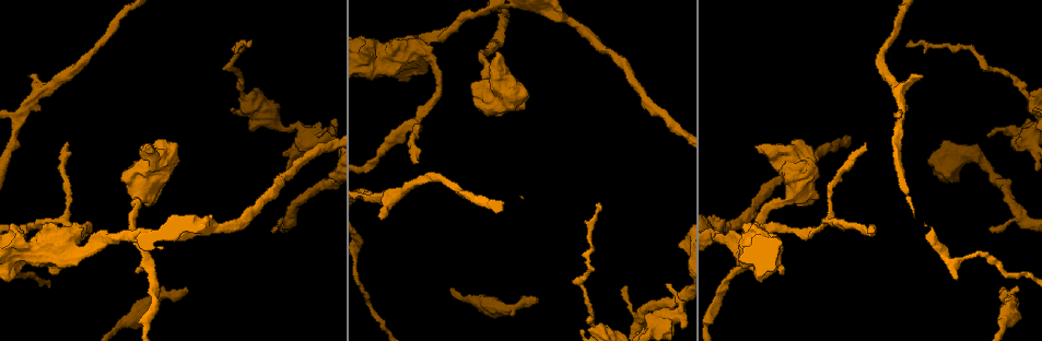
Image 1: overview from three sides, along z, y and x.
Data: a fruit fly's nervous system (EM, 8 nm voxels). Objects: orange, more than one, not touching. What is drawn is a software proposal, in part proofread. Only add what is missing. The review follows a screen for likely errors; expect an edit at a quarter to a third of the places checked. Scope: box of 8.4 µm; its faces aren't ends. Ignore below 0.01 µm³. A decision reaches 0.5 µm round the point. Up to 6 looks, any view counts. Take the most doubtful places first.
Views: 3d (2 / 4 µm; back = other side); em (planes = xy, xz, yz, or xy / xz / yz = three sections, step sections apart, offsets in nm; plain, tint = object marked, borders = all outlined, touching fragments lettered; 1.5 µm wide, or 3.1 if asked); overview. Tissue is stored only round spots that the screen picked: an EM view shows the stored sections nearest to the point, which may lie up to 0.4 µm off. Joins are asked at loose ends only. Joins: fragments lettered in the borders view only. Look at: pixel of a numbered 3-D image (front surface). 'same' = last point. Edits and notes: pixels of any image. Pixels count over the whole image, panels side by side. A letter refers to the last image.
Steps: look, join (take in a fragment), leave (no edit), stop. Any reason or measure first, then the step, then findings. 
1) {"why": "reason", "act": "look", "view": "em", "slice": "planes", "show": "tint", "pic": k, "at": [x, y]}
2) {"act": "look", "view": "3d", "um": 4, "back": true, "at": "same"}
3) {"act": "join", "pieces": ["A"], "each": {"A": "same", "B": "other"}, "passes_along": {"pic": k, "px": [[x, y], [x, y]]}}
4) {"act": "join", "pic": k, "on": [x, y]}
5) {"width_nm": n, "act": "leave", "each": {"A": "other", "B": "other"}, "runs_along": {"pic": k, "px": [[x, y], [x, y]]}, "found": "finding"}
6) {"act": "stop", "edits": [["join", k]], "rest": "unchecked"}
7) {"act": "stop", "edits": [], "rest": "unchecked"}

{"why": "stops while still wide", "act": "look", "view": "3d", "um": 2, "pic": 1, "at": [496, 54]}

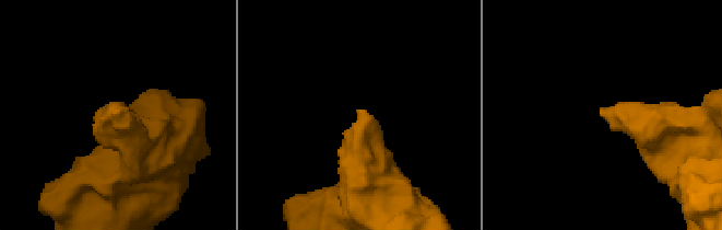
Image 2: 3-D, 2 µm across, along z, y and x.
{"why": "need the tissue", "act": "look", "view": "em", "slice": "xz", "step": 4, "show": "tint", "pic": 2, "at": [602, 110]}

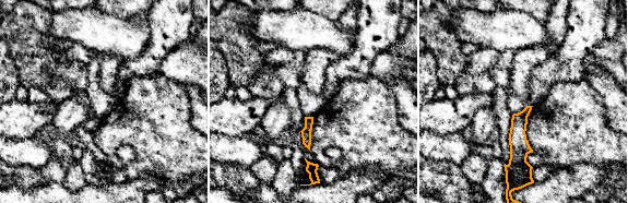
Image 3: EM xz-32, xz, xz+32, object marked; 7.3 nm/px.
{"act": "look", "view": "em", "slice": "planes", "show": "borders", "at": "same"}

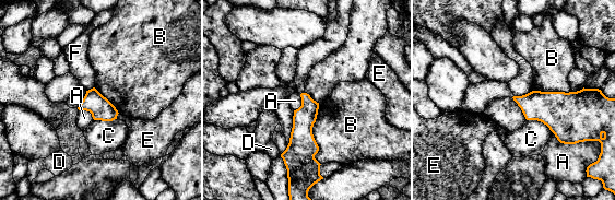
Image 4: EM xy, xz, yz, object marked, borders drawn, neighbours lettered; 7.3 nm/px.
{"act": "leave", "each": {"A": "other", "B": "other", "C": "other", "D": "other", "E": "other", "F": "other"}, "border": {"pic": 4, "px": [[552, 131], [560, 142], [578, 143]]}, "found": "none of them fits"}

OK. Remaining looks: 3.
{"act": "look", "view": "3d", "um": 4, "pic": 1, "at": [986, 134]}

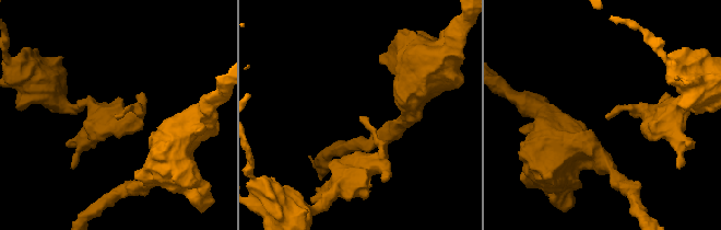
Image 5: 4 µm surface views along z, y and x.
{"act": "look", "view": "em", "slice": "planes", "show": "borders", "pic": 5, "at": [608, 116]}

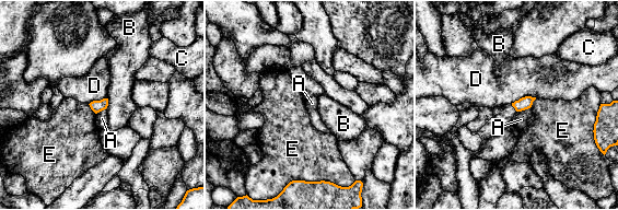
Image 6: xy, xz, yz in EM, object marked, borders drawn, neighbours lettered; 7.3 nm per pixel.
{"act": "leave", "each": {"A": "other", "B": "other", "C": "other", "D": "other", "E": "other"}, "border": {"pic": 6, "px": [[529, 107], [516, 112]]}, "found": "none of them fits"}

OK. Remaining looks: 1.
{"act": "stop", "edits": [], "rest": "unchecked"}

